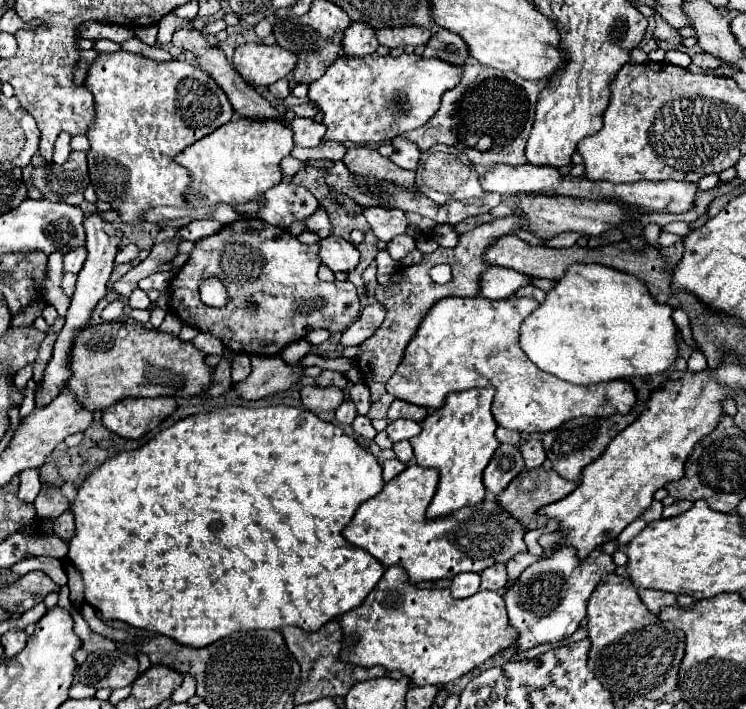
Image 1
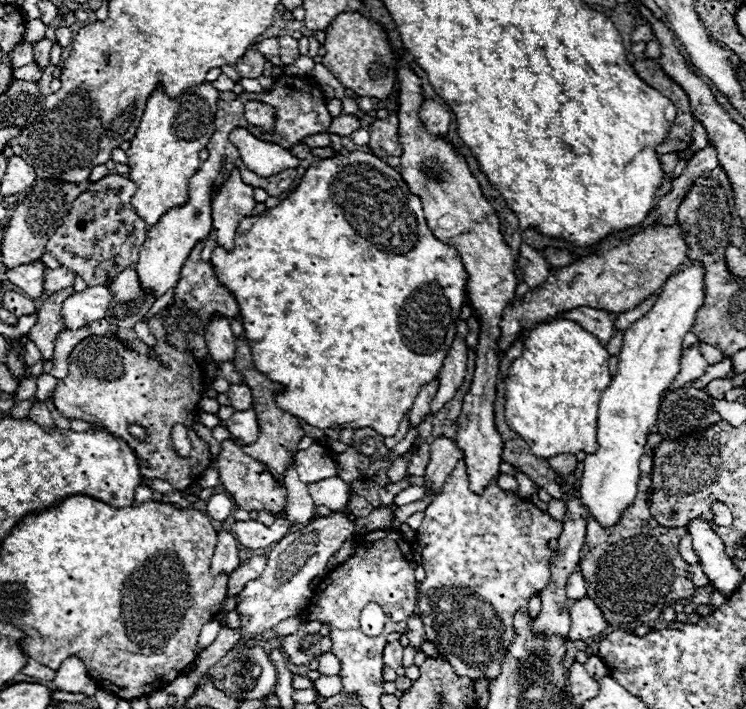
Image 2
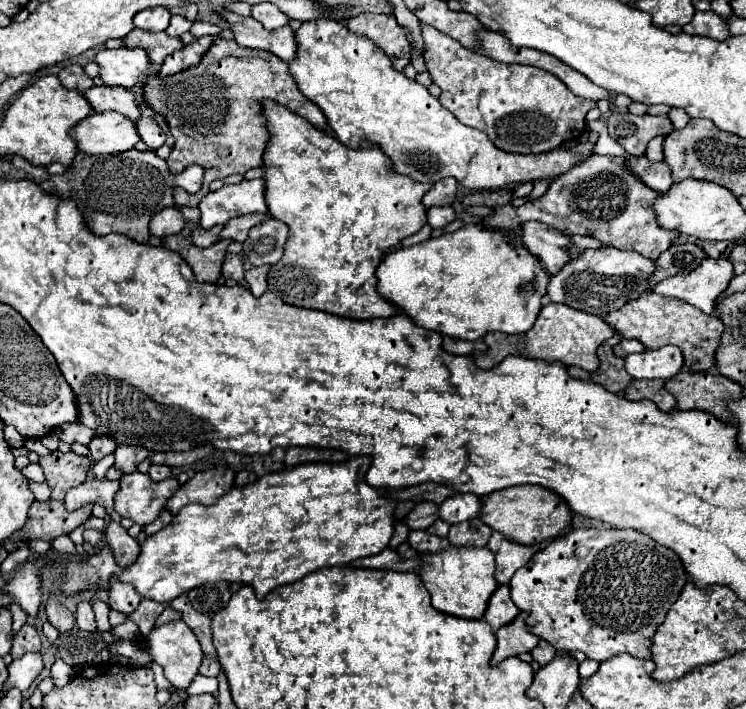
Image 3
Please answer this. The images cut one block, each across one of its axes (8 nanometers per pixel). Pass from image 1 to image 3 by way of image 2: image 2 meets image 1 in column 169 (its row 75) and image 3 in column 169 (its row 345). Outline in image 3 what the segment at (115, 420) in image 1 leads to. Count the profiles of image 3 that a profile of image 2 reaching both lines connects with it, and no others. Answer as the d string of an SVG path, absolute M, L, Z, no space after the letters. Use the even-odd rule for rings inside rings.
M132 472L120 478L120 492L116 494L114 510L144 526L156 520L162 512L166 500L178 490L176 478L166 478L162 482L154 482L148 474Z

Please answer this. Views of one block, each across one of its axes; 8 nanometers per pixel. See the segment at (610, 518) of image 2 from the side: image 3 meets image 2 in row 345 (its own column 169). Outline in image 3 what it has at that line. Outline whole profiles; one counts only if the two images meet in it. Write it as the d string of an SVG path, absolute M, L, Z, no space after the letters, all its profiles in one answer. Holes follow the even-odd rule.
M184 620L154 628L148 634L148 652L152 660L162 666L166 680L178 690L190 686L202 662L202 648L196 634Z

